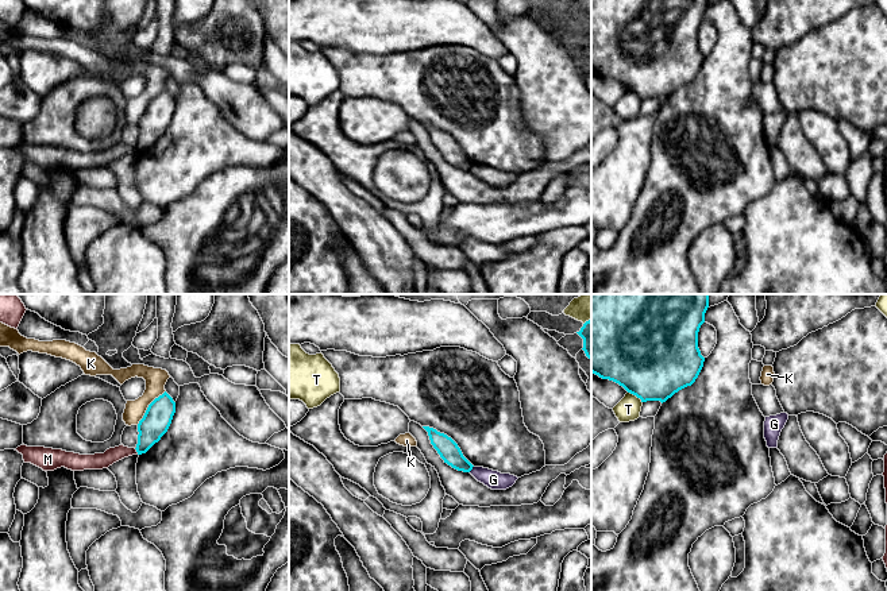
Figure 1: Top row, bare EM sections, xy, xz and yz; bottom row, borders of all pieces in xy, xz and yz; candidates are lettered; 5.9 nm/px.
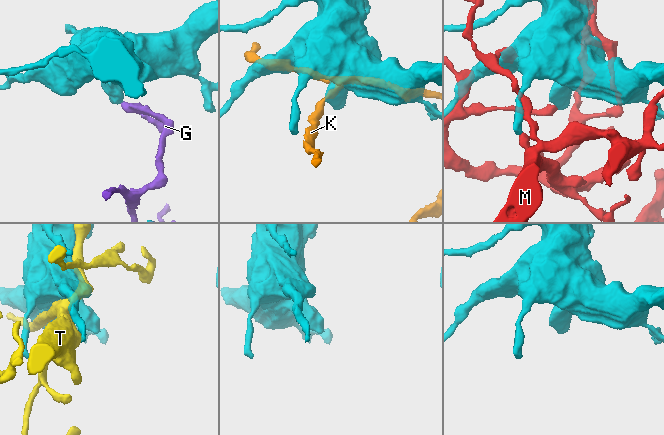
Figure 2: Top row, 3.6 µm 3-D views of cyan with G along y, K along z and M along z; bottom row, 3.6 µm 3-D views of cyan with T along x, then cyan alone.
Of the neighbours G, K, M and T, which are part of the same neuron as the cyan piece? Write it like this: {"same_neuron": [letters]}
{"same_neuron": []}

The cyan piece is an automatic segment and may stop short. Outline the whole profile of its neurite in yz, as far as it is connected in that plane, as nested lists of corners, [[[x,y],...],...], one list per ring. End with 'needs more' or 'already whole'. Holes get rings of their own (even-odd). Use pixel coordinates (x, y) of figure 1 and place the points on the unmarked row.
[[[591,0],[591,70],[618,81],[641,100],[666,100],[691,84],[703,65],[698,30],[707,5],[709,0]]] | already whole

